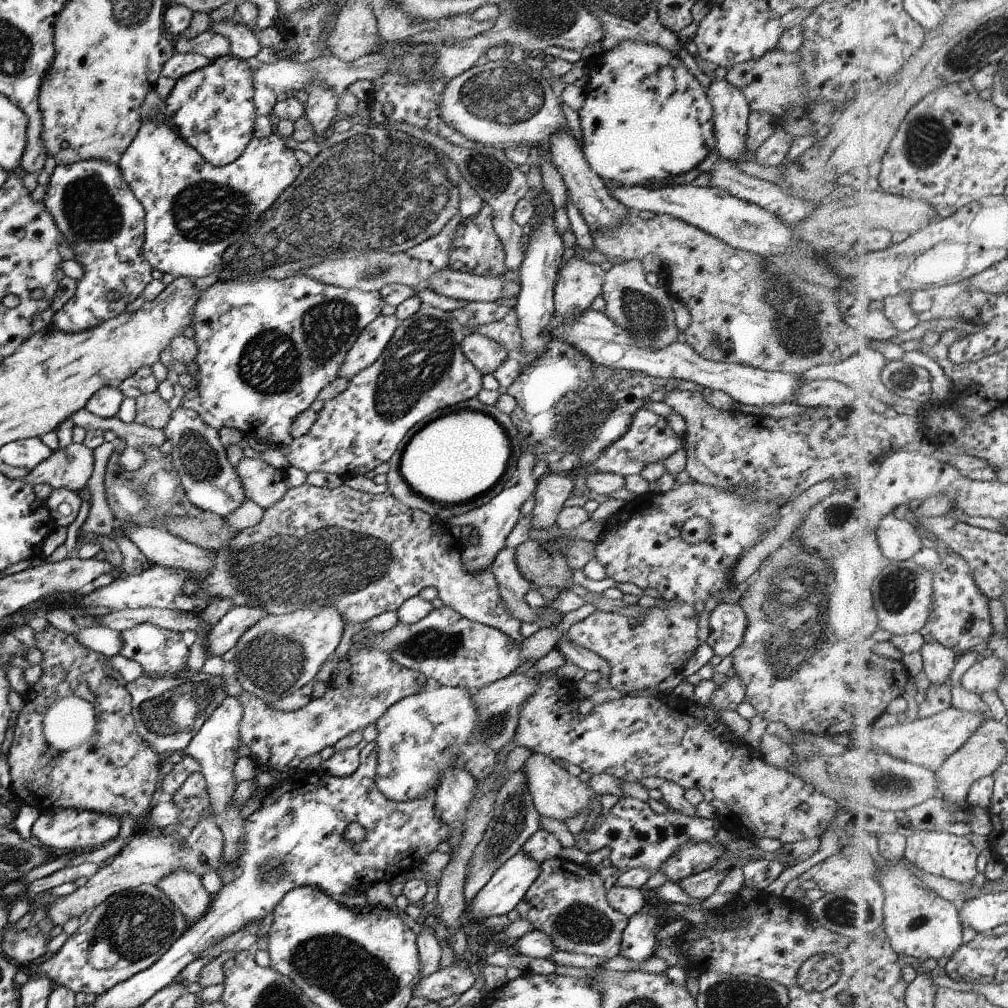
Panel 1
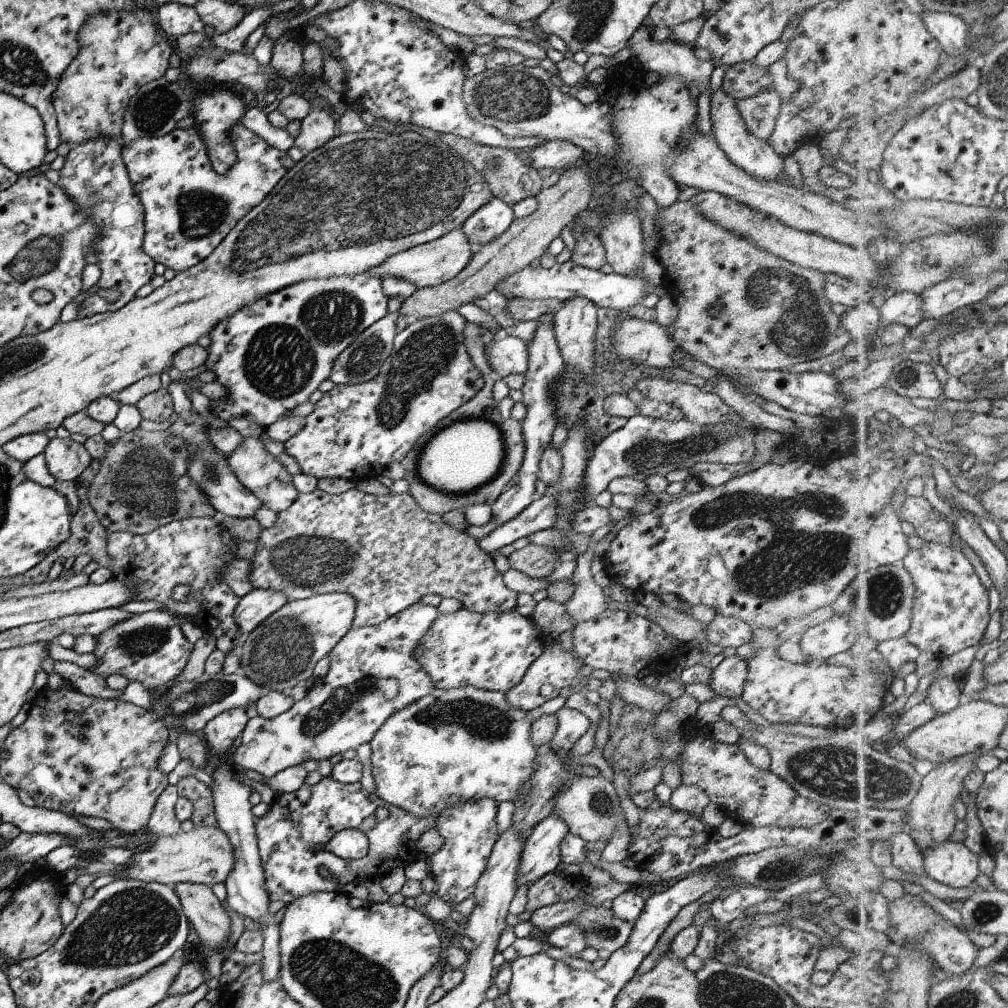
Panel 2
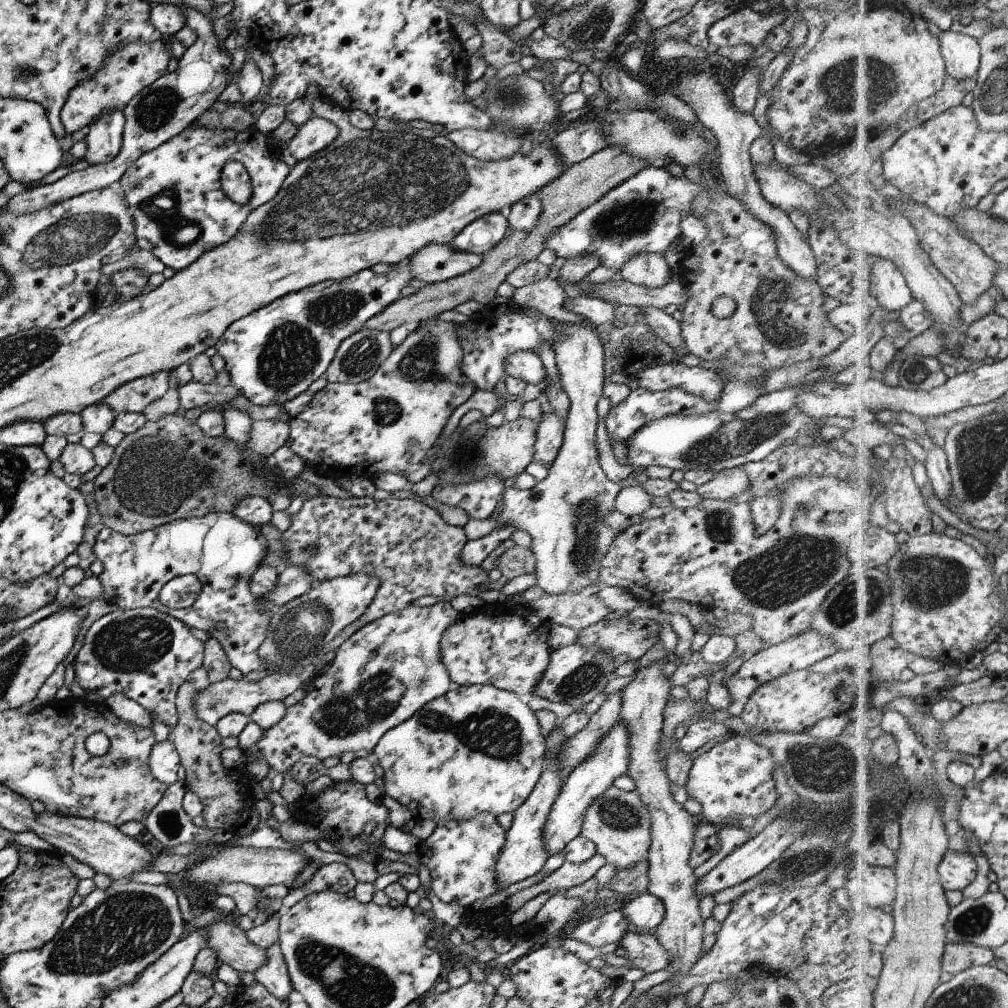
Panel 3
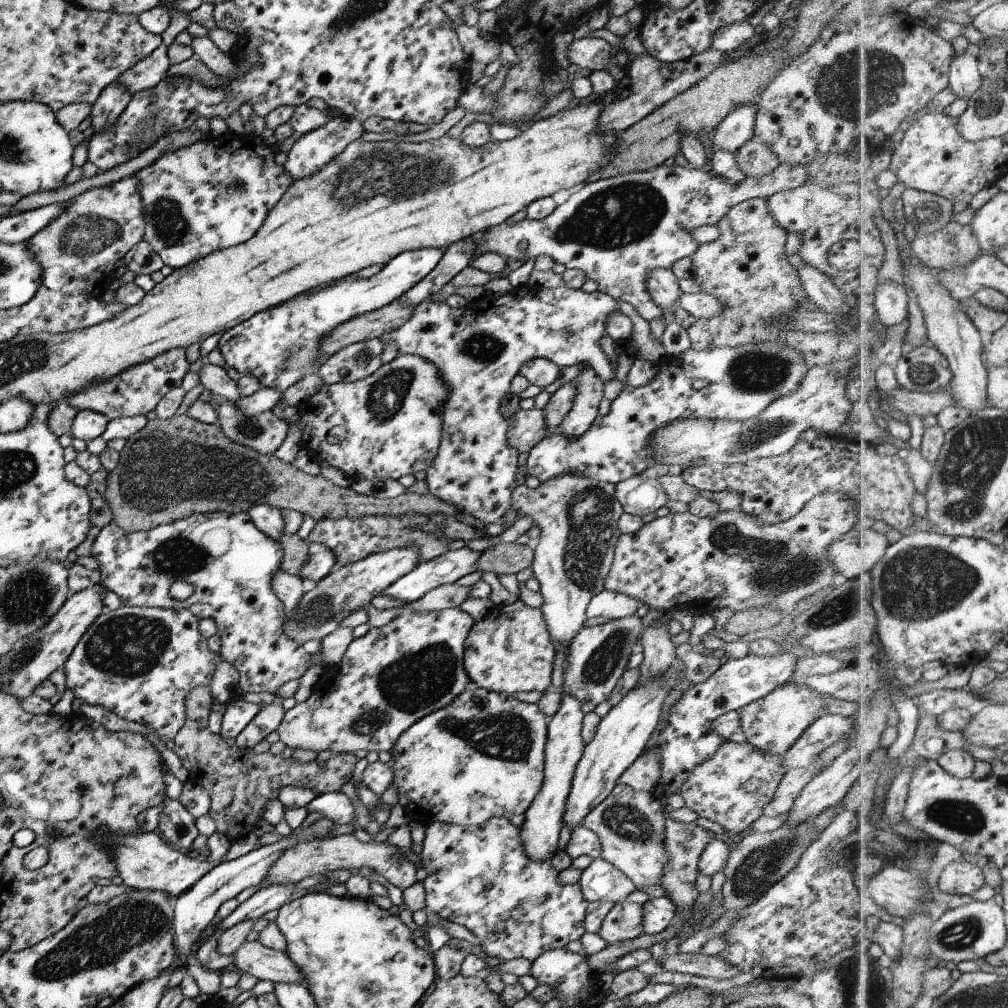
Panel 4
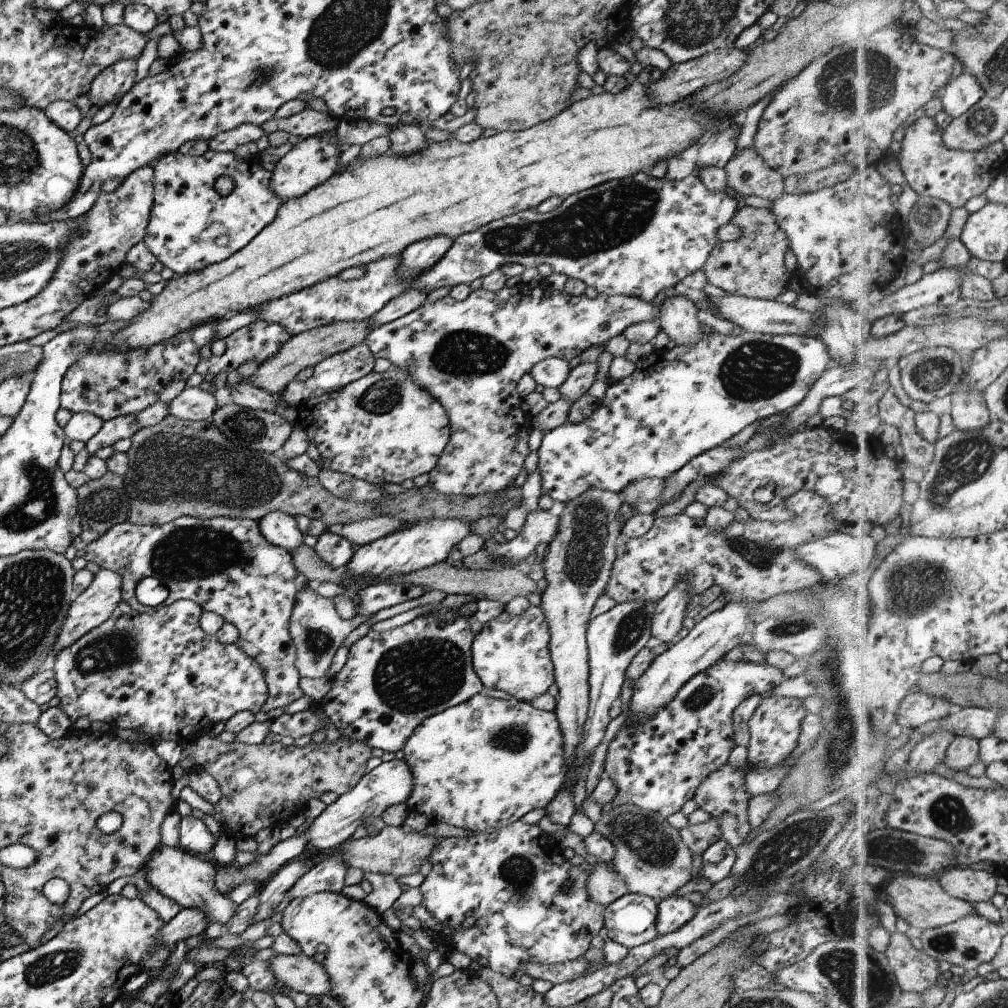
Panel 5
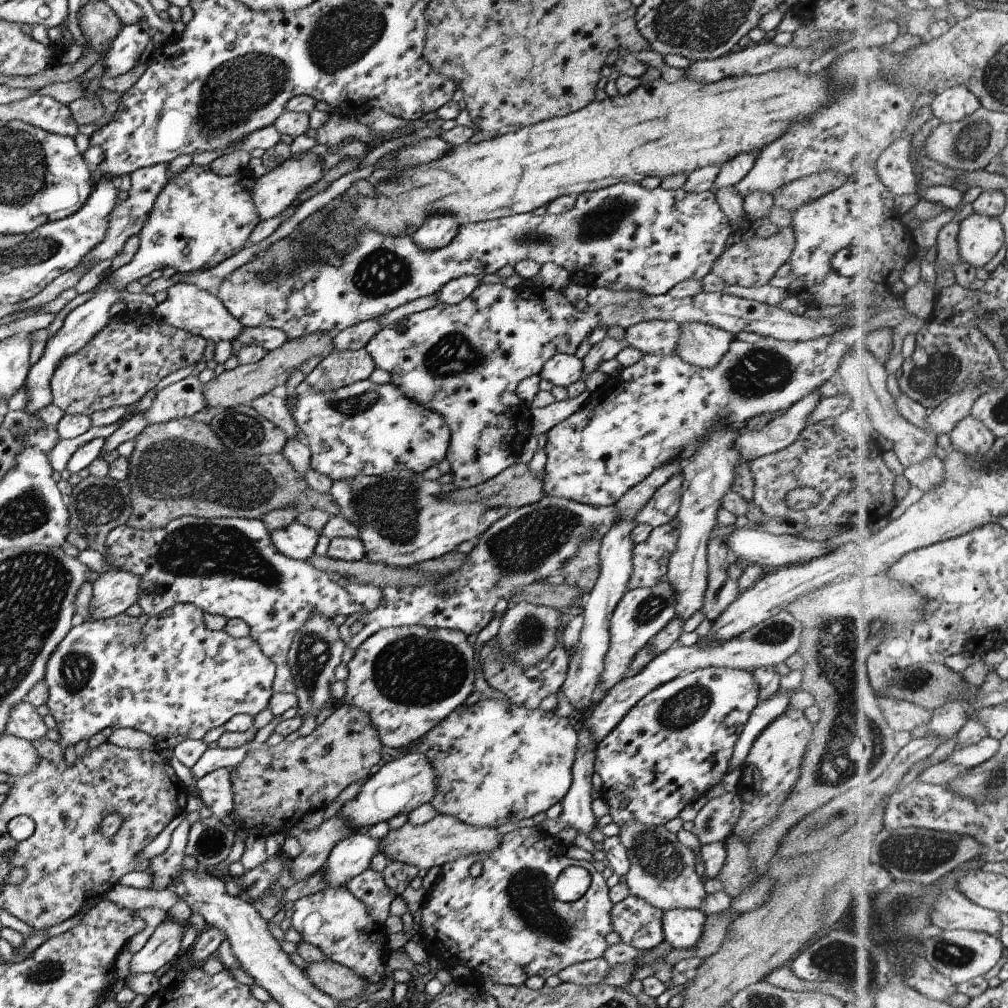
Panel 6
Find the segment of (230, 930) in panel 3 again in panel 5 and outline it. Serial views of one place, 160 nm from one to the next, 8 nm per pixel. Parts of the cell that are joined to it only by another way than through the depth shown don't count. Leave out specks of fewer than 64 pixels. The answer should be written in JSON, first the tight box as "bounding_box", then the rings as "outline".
{"bounding_box":[268,953,330,999],"outline":[[[275,953],[268,960],[268,967],[277,981],[295,992],[311,996],[312,999],[320,994],[327,995],[330,991],[329,977],[325,974],[322,964],[301,953],[298,955]]]}

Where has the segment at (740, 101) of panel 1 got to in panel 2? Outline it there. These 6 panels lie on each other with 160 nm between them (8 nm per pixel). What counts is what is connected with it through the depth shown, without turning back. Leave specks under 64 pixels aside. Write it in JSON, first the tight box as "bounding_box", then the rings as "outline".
{"bounding_box":[709,89,784,181],"outline":[[[717,89],[712,92],[709,99],[709,116],[712,122],[710,132],[725,156],[737,168],[741,167],[747,174],[753,175],[755,178],[764,181],[779,181],[778,178],[783,172],[784,166],[782,158],[773,152],[765,140],[758,139],[747,130],[734,98],[725,94],[723,90]]]}

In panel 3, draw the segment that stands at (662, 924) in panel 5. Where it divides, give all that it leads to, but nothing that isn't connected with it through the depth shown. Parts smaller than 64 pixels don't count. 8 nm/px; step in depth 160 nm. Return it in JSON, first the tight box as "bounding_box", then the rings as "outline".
{"bounding_box":[620,893,663,930],"outline":[[[649,893],[631,896],[620,906],[621,914],[637,929],[652,930],[663,918],[662,902]]]}

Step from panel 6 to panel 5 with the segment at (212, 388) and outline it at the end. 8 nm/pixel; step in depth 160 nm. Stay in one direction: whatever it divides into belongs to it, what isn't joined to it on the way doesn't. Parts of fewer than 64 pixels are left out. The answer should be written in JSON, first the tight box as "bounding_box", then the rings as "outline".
{"bounding_box":[225,320,370,398],"outline":[[[370,320],[360,321],[335,321],[314,329],[301,331],[281,345],[281,348],[271,358],[264,360],[258,365],[253,376],[243,381],[237,370],[231,370],[227,373],[225,387],[229,388],[235,383],[251,383],[257,388],[267,391],[276,398],[280,396],[283,387],[295,378],[295,375],[304,368],[313,368],[318,362],[326,359],[328,356],[343,352],[348,348],[354,347],[364,342],[366,334],[370,330]]]}

